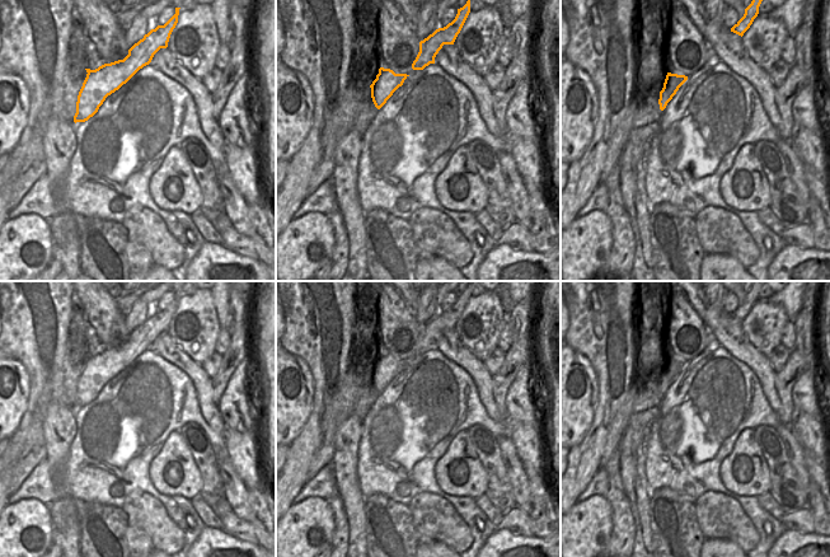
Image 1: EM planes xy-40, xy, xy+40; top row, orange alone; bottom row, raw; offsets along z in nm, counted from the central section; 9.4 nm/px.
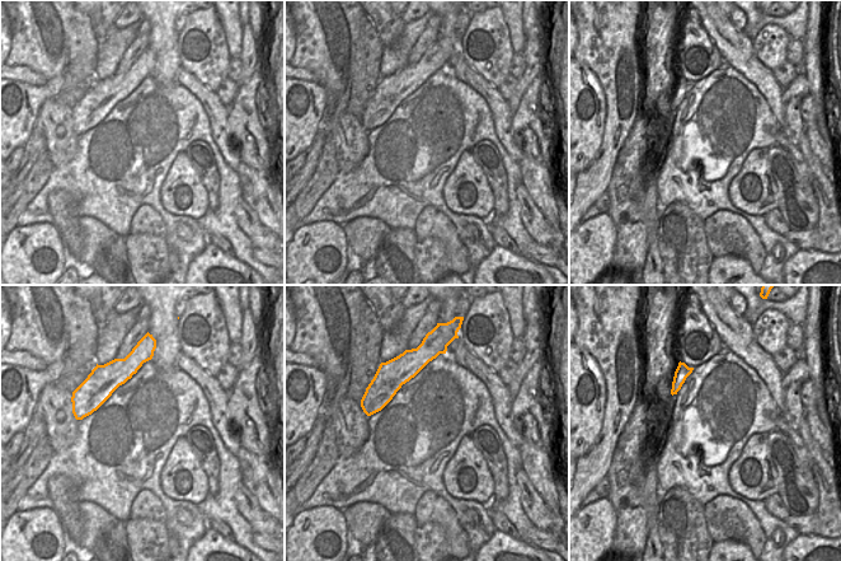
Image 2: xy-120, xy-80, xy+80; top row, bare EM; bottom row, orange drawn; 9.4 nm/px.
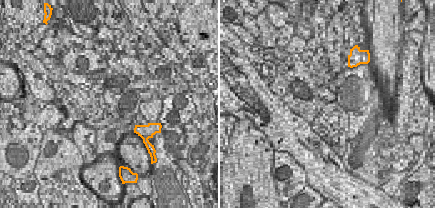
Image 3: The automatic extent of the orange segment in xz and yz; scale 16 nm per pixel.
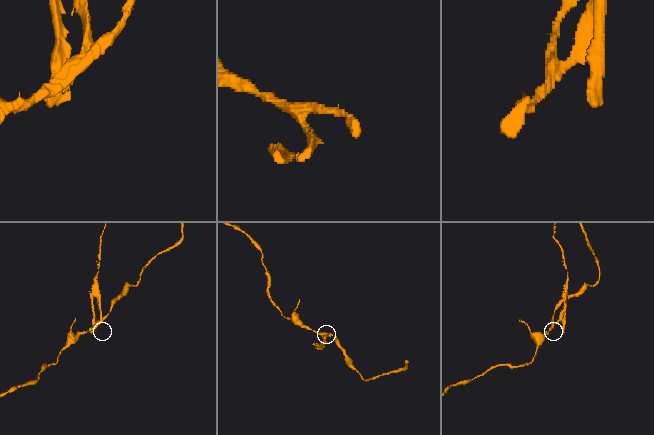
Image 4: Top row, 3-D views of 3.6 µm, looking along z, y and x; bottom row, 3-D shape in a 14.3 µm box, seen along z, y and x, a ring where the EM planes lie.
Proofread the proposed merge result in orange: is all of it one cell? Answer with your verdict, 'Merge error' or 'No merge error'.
Merge error.

